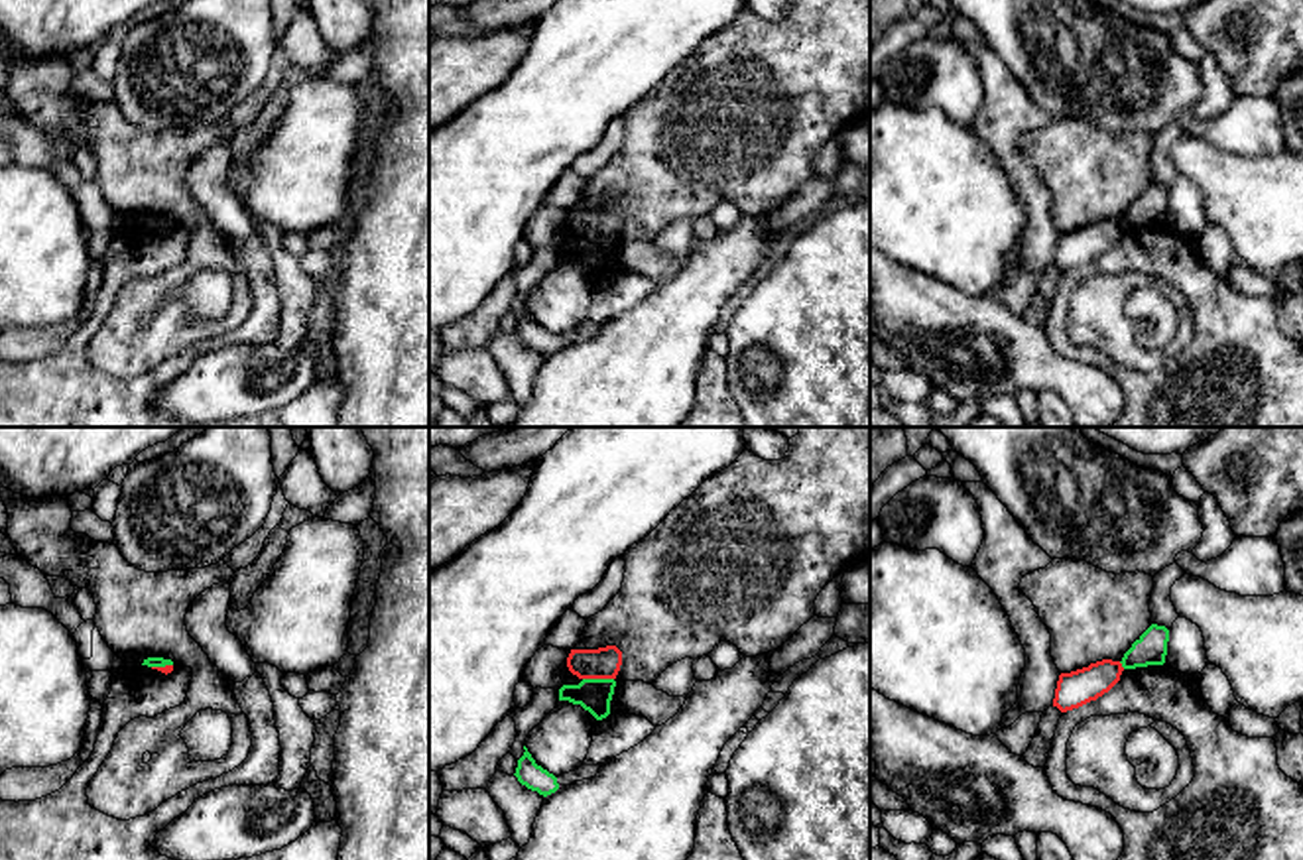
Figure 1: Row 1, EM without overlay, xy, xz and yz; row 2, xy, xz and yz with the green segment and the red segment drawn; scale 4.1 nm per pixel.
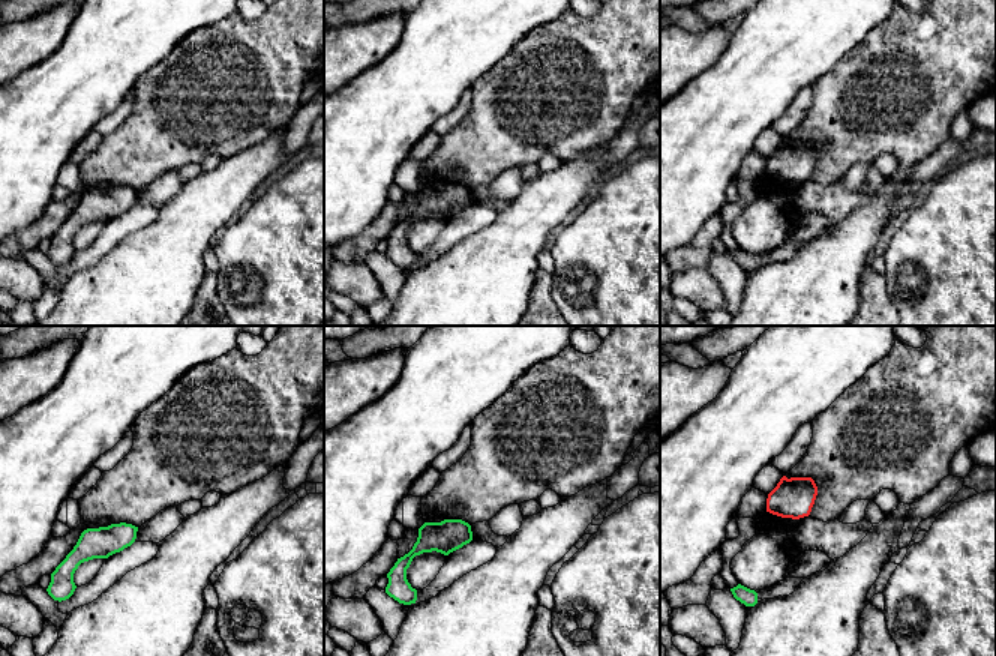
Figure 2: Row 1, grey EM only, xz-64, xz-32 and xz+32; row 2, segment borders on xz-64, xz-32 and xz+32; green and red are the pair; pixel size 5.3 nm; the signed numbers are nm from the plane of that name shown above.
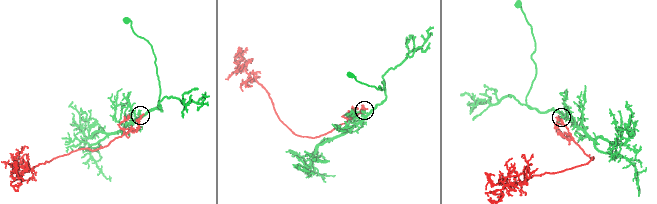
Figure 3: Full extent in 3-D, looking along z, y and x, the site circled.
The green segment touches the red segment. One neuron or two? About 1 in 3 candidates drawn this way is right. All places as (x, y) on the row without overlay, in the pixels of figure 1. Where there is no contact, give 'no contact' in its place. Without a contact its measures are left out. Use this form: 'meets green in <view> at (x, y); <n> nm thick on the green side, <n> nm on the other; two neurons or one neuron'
meets green in xz at (599, 239); 140 nm thick on the green side, 130 nm on the other; two neurons

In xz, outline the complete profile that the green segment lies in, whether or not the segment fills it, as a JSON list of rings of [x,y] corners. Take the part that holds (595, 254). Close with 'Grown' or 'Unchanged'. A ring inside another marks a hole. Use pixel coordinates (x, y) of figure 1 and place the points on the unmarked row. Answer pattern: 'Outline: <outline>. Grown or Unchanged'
Outline: [[[583,238],[579,244],[563,244],[559,248],[559,260],[581,264],[596,279],[602,279],[610,274],[614,246],[614,238]]]. Unchanged

